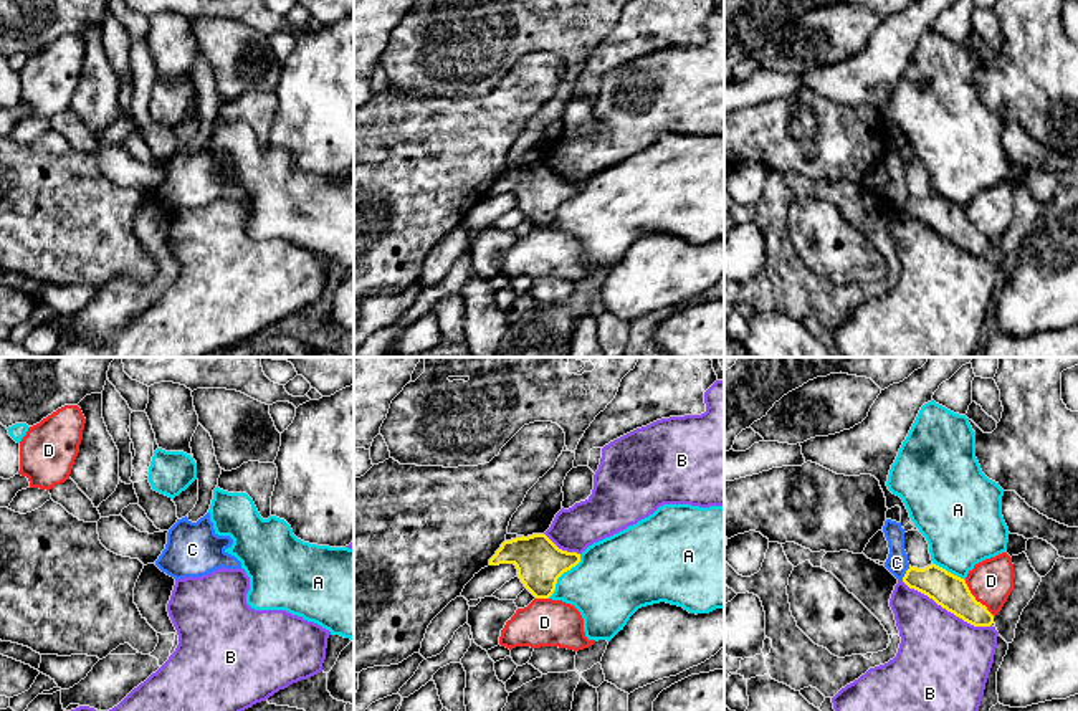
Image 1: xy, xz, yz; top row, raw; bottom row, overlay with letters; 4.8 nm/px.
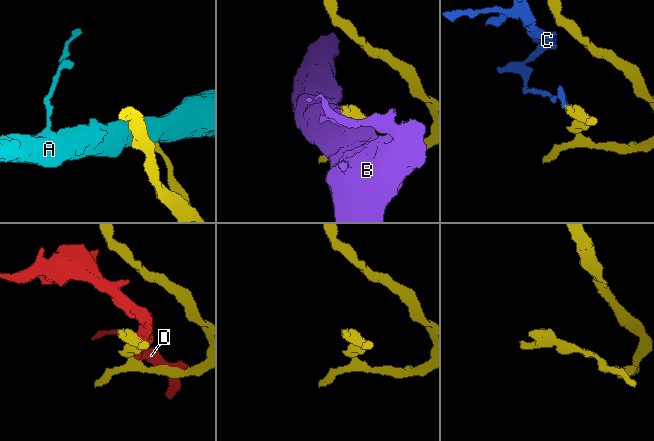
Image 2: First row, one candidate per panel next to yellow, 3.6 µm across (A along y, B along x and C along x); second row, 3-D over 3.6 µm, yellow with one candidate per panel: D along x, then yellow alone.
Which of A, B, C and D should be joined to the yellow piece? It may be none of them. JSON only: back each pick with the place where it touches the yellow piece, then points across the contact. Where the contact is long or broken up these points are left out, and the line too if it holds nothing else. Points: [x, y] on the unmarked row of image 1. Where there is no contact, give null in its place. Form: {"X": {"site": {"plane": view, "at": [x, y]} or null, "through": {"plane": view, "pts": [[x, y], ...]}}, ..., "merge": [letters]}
{"merge": []}

